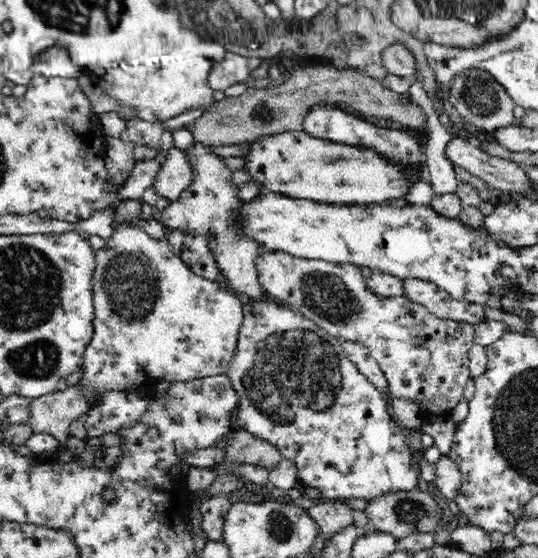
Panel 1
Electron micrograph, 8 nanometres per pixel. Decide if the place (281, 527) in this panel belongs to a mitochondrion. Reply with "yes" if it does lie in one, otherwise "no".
yes

